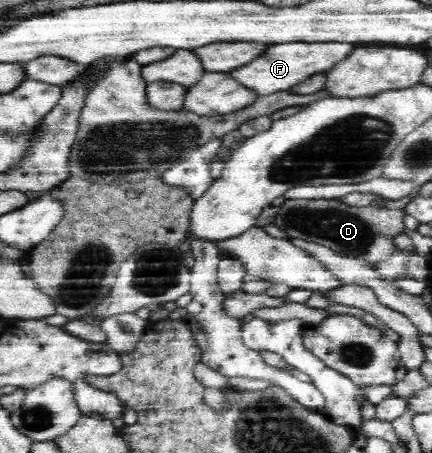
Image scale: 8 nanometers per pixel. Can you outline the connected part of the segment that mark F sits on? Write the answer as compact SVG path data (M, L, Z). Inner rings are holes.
M339 41L271 44L265 54L259 55L259 58L254 62L247 63L247 66L229 72L229 76L235 77L239 84L243 84L243 87L259 93L259 96L289 91L315 74L325 74L331 71L333 67L343 62L343 59L347 59L349 55L353 54L359 46Z

